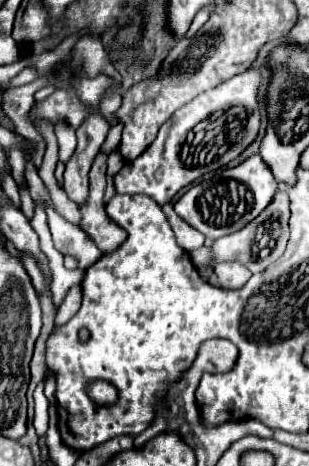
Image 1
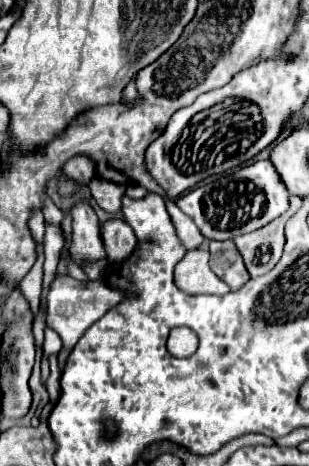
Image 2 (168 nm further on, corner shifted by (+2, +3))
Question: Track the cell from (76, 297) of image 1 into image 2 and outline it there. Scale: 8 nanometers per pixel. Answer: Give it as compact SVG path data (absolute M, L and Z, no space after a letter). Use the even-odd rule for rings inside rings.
M57 355L49 356L50 375L46 382L46 390L49 394L50 401L56 403L61 394L60 378L61 370L58 367Z

